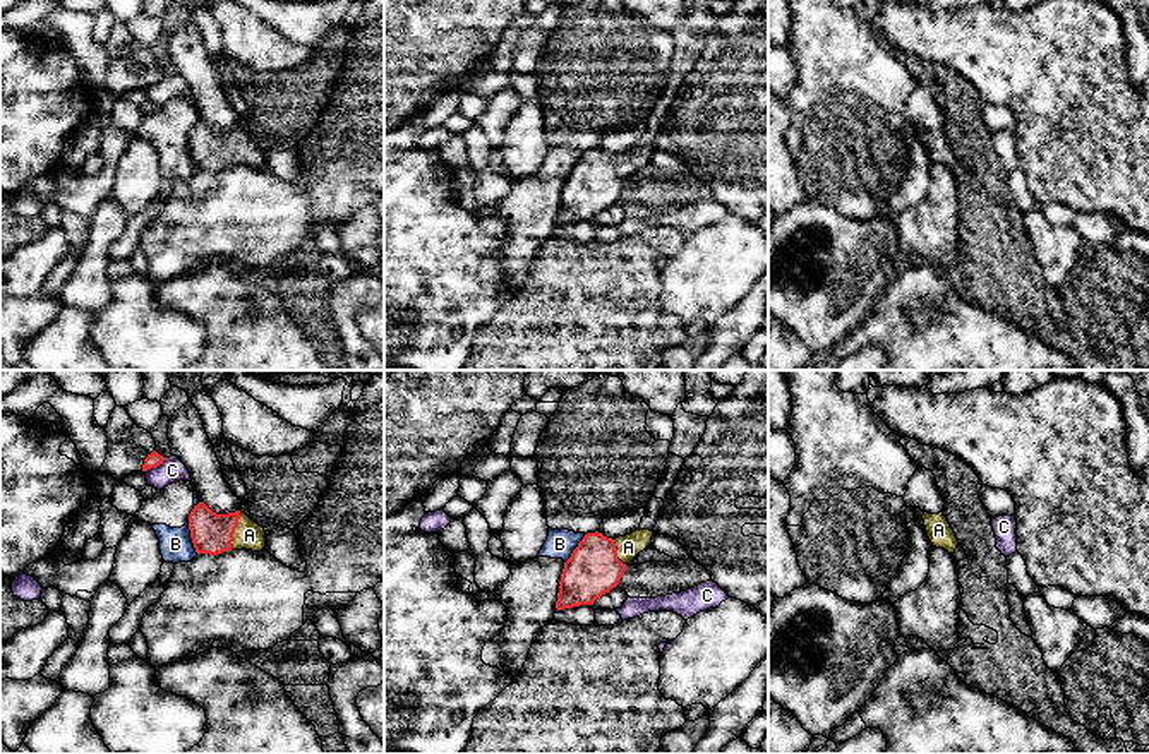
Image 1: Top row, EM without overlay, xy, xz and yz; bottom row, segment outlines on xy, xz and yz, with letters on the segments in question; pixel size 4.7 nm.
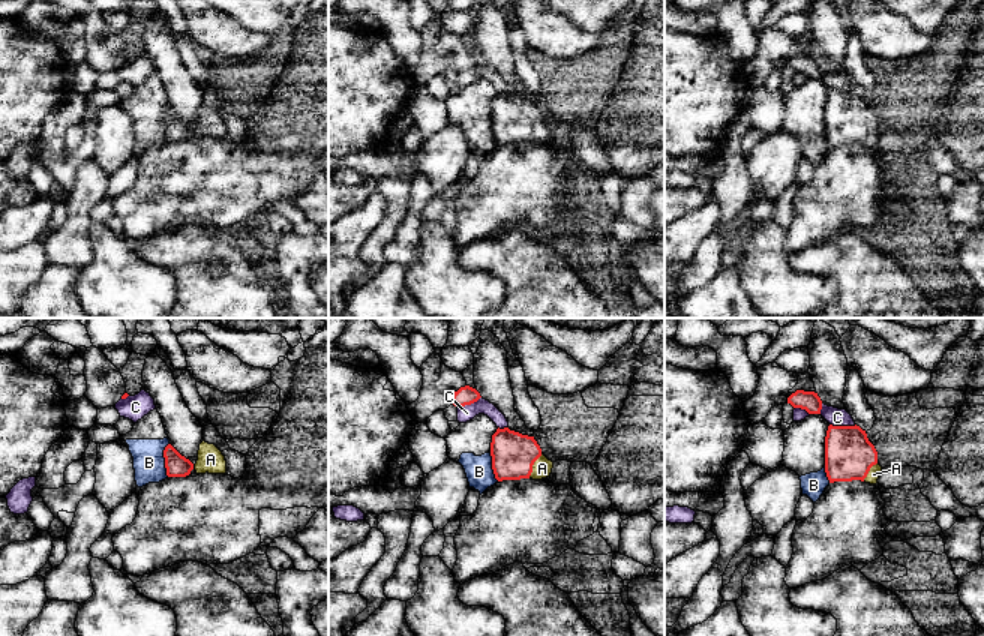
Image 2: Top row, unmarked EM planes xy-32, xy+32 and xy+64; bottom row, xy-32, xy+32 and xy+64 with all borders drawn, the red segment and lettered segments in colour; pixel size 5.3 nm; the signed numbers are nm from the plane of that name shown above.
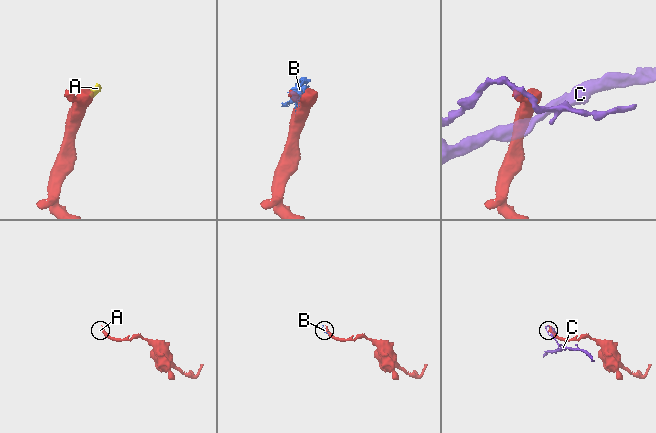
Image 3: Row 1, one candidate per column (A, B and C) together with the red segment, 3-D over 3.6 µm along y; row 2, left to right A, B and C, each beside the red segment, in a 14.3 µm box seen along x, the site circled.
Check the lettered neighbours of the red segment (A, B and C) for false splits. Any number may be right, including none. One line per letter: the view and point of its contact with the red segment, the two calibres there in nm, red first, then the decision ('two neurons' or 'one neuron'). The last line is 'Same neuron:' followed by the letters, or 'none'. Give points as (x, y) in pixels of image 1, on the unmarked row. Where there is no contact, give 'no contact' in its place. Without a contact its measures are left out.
A: xy (234, 148) | 190/140 nm | one neuron
B: xy (191, 151) | 190/160 nm | two neurons
C: xy (155, 83) | 70/120 nm | two neurons
Same neuron: A

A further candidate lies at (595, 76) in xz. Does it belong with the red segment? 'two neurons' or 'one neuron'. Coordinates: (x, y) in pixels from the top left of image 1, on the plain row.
two neurons

